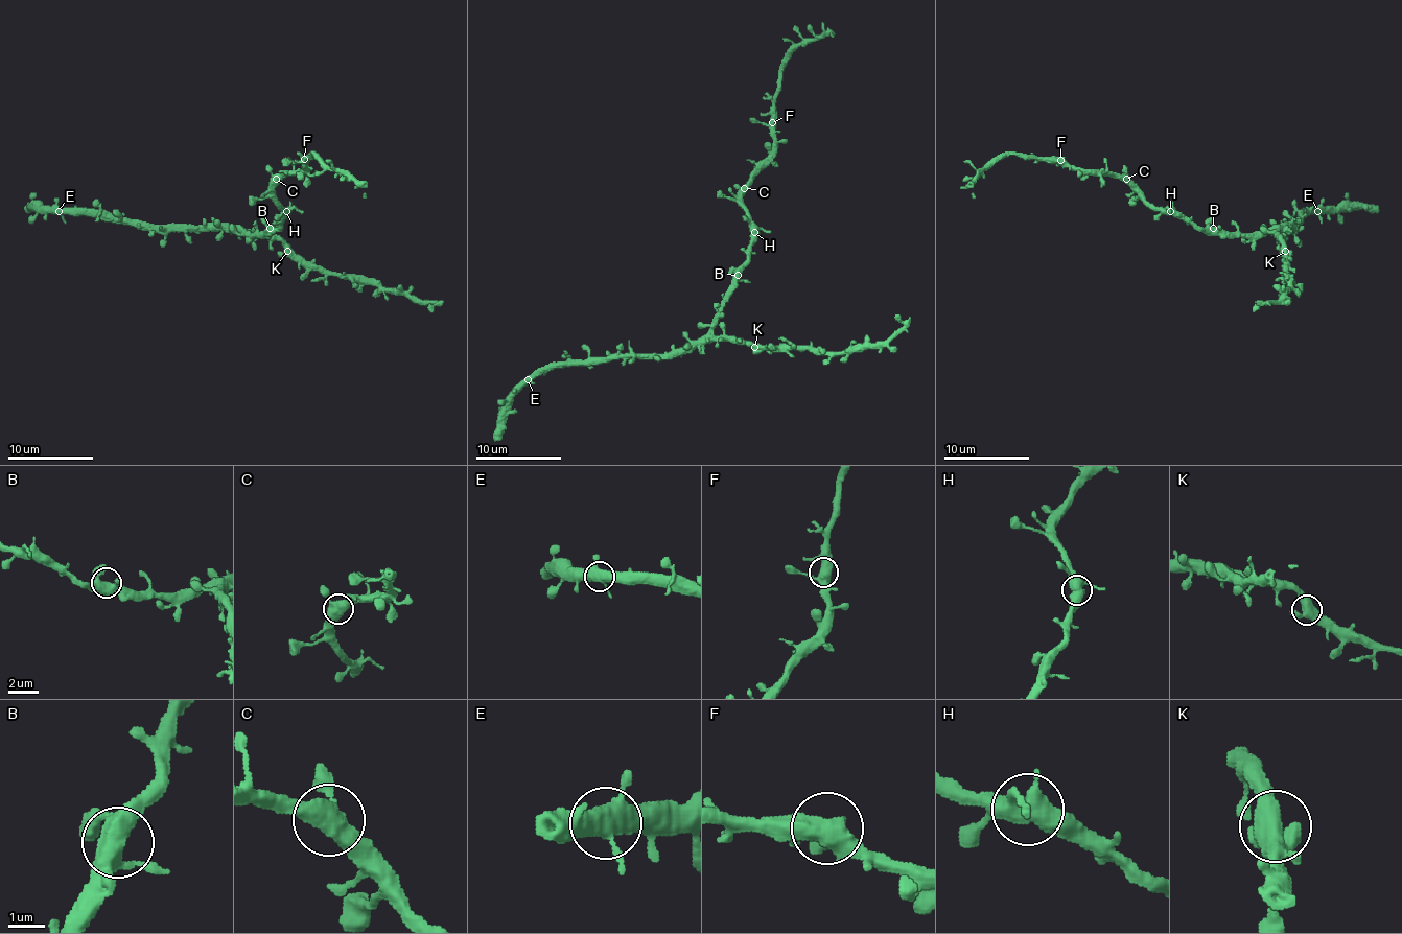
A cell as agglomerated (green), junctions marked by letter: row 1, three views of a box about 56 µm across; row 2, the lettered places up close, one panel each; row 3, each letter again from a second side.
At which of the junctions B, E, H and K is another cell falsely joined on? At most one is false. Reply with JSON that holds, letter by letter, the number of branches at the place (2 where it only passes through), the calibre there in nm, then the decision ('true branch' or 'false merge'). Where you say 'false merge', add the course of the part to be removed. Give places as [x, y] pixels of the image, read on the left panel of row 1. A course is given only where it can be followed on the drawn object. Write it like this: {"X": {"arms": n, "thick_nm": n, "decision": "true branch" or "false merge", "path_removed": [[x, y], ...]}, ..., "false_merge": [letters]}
{"B": {"arms": 4, "thick_nm": 480, "decision": "true branch"}, "E": {"arms": 4, "thick_nm": 480, "decision": "true branch"}, "H": {"arms": 3, "thick_nm": 500, "decision": "true branch"}, "K": {"arms": 3, "thick_nm": 500, "decision": "true branch"}, "false_merge": []}

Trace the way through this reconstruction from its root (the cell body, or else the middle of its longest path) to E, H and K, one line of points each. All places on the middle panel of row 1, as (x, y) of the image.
E: (735, 273), (735, 285), (717, 324), (684, 347), (668, 354), (610, 354), (606, 358), (551, 365), (528, 379)
H: (735, 273), (746, 260), (750, 237), (754, 233)
K: (735, 273), (735, 285), (717, 322), (729, 336), (748, 341), (754, 347)

